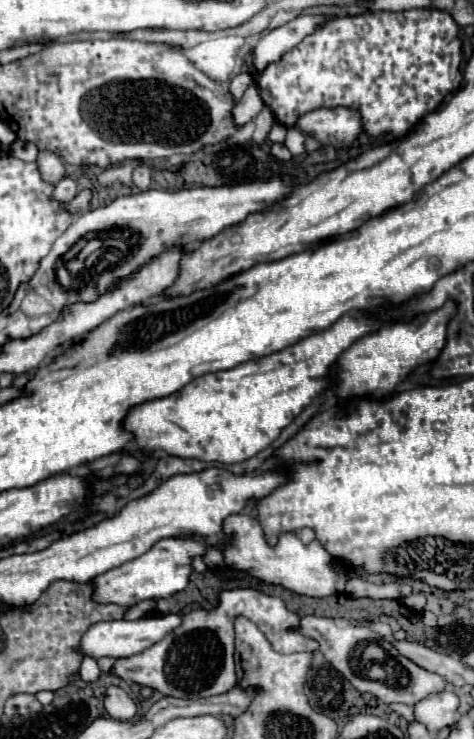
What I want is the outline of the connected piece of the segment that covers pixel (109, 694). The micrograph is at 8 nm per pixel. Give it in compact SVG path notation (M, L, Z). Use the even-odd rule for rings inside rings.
M116 686L106 688L104 706L106 706L106 712L116 720L130 720L136 714L134 700L122 688L116 688Z

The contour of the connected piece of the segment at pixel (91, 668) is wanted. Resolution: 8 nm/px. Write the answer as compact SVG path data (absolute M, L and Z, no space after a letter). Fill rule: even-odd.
M84 658L82 660L82 666L80 666L80 676L84 678L84 680L96 680L98 676L100 676L100 668L98 668L98 664L96 664L96 660L92 660L92 658Z

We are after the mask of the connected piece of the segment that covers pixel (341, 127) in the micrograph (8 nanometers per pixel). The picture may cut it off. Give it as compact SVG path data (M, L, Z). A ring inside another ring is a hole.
M320 108L298 118L296 128L304 136L314 136L324 146L344 148L362 132L360 114L348 108Z

